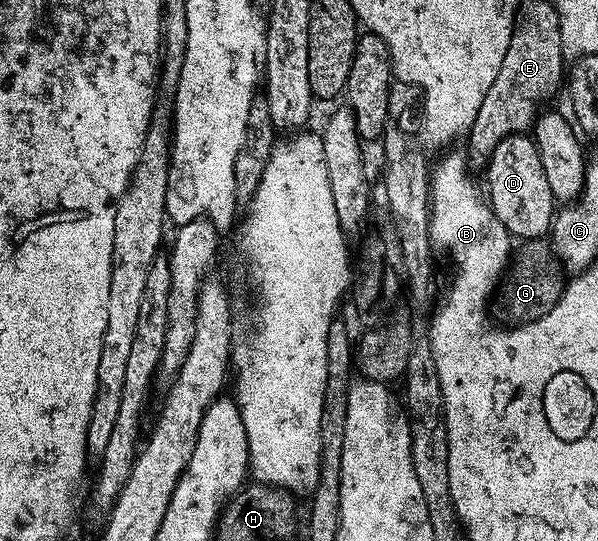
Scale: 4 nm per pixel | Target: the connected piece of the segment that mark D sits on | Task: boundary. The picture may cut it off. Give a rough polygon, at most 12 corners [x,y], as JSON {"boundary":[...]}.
{"boundary":[[505,137],[485,172],[512,237],[546,237],[557,201],[536,141]]}

